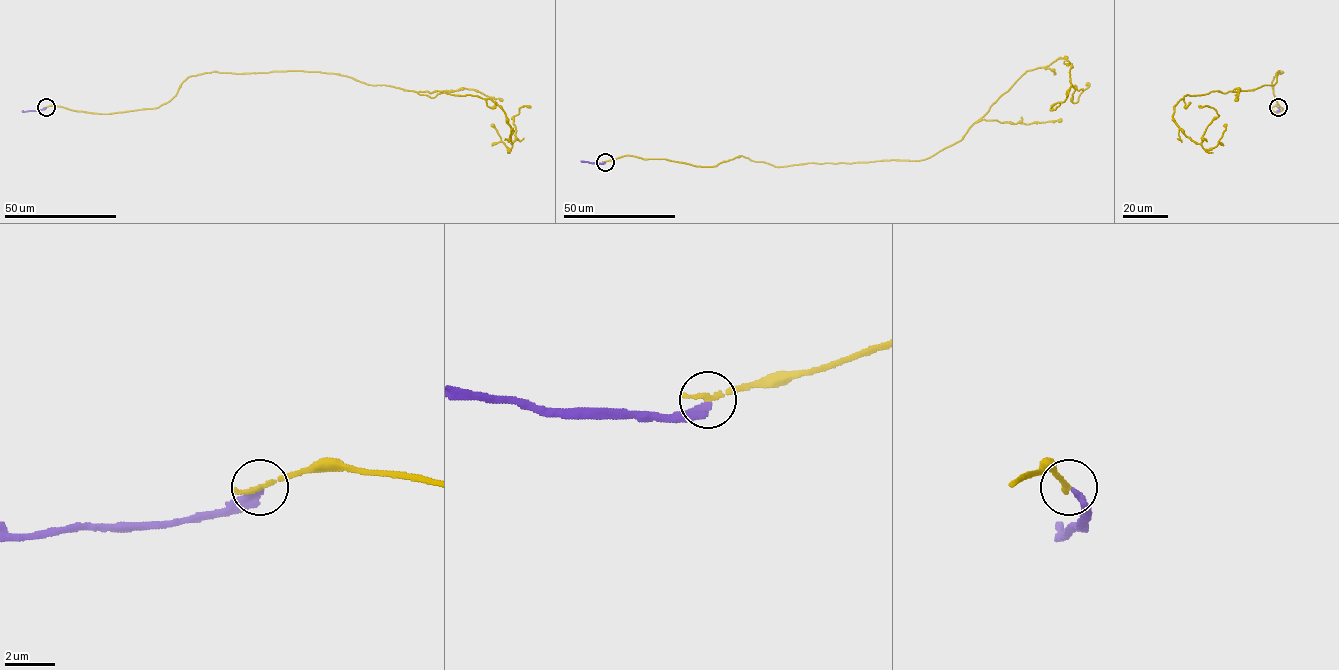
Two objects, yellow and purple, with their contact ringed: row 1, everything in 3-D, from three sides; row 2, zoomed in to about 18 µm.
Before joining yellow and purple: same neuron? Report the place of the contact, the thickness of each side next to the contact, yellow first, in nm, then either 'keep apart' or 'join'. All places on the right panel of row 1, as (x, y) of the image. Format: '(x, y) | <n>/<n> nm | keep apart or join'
(1278, 107) | 220/320 nm | keep apart

